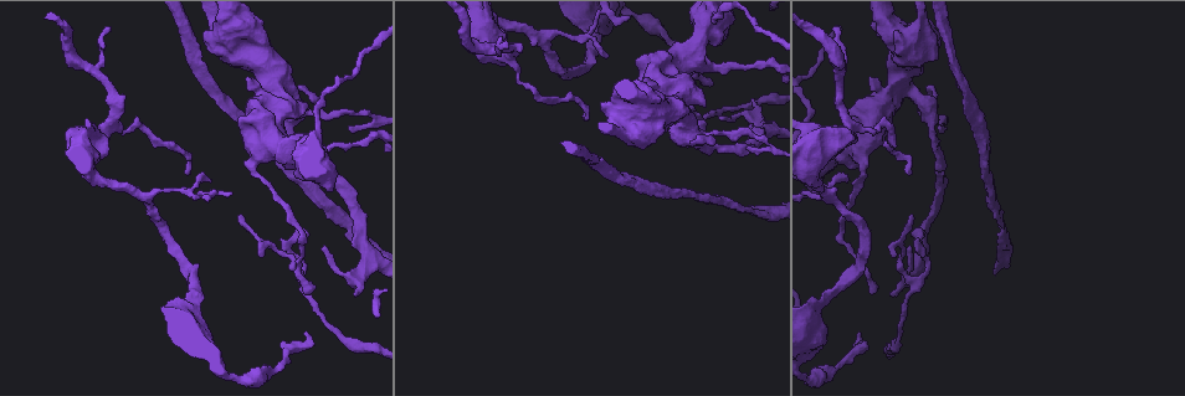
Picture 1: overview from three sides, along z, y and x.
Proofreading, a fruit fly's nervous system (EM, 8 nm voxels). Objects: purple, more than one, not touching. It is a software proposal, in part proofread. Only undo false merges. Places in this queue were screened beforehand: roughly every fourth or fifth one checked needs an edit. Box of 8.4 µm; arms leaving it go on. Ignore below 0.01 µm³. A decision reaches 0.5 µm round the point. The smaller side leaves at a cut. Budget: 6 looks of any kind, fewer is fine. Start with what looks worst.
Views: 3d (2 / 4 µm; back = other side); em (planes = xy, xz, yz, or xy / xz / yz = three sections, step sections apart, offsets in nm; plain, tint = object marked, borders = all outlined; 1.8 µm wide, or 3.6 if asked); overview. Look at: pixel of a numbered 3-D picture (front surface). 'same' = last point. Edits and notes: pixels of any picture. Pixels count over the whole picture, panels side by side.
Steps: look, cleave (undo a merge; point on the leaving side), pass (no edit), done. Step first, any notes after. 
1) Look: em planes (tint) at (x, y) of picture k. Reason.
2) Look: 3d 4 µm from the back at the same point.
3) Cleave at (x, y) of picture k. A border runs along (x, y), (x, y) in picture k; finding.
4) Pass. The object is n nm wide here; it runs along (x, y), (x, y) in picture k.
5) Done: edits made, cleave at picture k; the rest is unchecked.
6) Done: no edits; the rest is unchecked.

Look: em yz step 16 (plain) at (913, 284) of picture 1. Three arms meet.

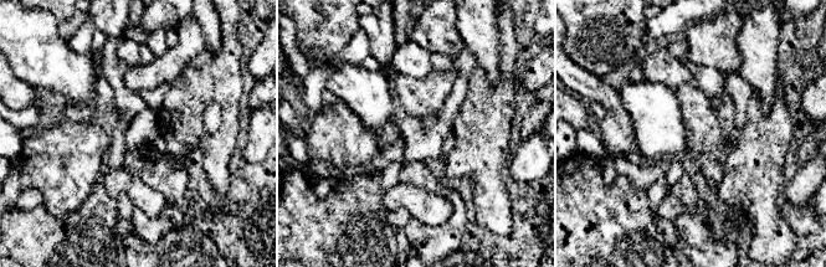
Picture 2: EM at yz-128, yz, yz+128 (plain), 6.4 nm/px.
Look: em yz step 16 (tint) at the same point. Where the object lies.

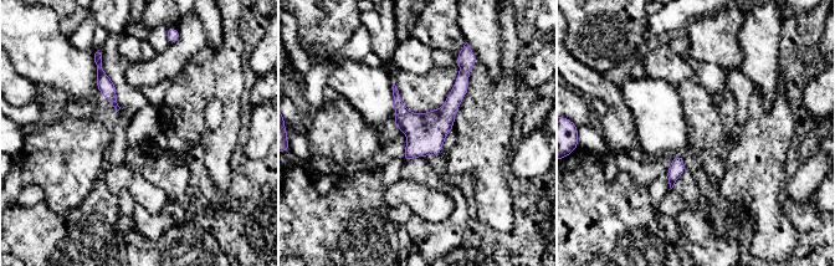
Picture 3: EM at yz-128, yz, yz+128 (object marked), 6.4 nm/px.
Pass. It runs along (465, 72), (446, 114), (406, 157) in picture 3; all the same cell.

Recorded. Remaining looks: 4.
Look: 3d 4 µm at (896, 79) of picture 1. Thick turns thin.

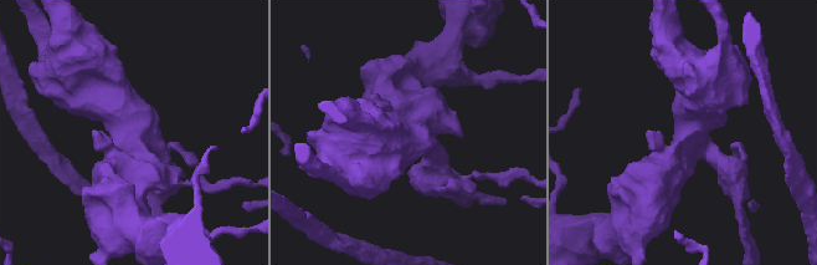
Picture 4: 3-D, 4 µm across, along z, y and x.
Look: em 3.6 µm xy step 4 (tint) at (693, 129) of picture 4. 4 arms meet here; now the EM.

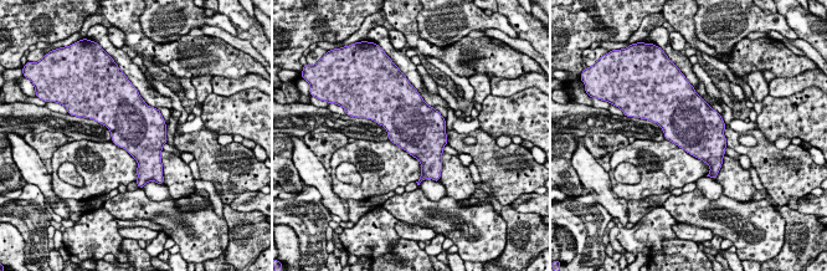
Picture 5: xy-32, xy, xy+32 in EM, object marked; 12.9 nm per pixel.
Pass. The object is 650 nm wide here; one cell here.

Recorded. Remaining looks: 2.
Look: em planes (tint) at (490, 50) of picture 1. A fork.

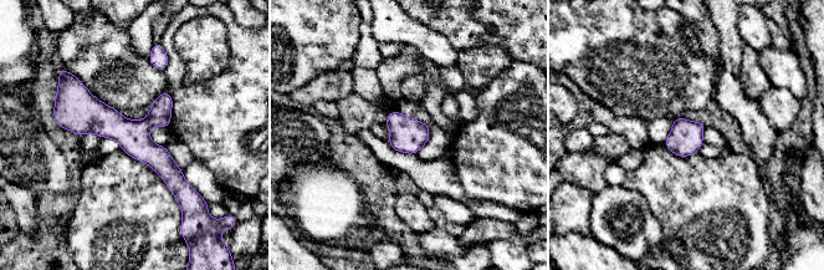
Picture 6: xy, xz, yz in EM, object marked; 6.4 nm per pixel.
Pass. It runs along (59, 120), (123, 130), (187, 187) in picture 6; one cell here.

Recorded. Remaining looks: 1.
Done: no edits; the rest is unchecked.

